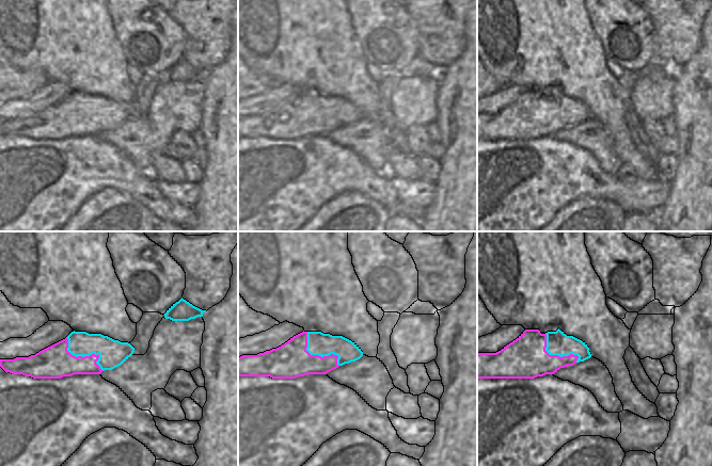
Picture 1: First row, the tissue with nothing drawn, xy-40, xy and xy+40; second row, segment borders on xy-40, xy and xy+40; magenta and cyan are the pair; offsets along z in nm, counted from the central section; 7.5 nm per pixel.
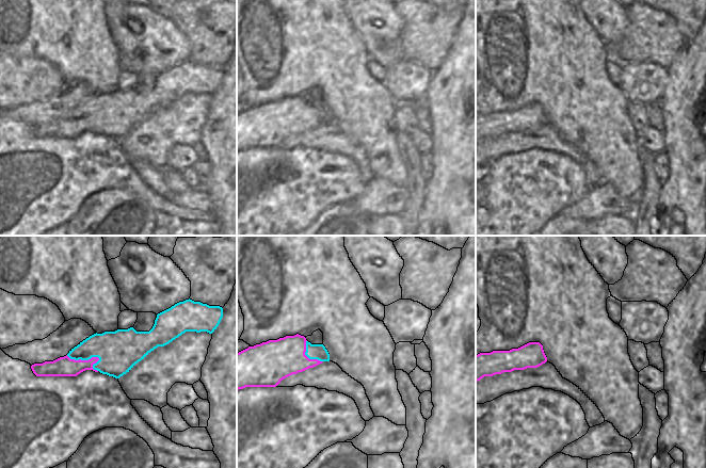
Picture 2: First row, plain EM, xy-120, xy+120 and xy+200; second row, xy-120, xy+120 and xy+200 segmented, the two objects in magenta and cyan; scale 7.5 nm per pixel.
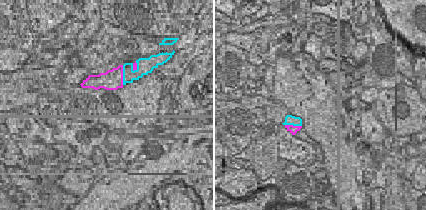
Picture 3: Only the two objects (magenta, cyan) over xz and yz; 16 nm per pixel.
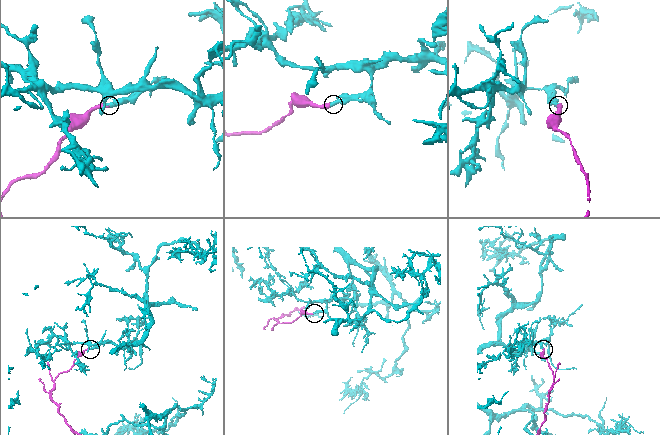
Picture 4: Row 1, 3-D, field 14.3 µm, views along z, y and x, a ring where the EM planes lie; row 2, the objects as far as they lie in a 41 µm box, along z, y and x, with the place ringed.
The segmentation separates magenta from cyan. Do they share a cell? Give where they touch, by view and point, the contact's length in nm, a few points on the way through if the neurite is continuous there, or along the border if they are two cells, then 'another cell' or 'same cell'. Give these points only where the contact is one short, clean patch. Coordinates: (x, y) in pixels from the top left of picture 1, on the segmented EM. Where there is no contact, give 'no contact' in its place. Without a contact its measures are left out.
xy-40 (84, 356) | 380 nm | another cell

